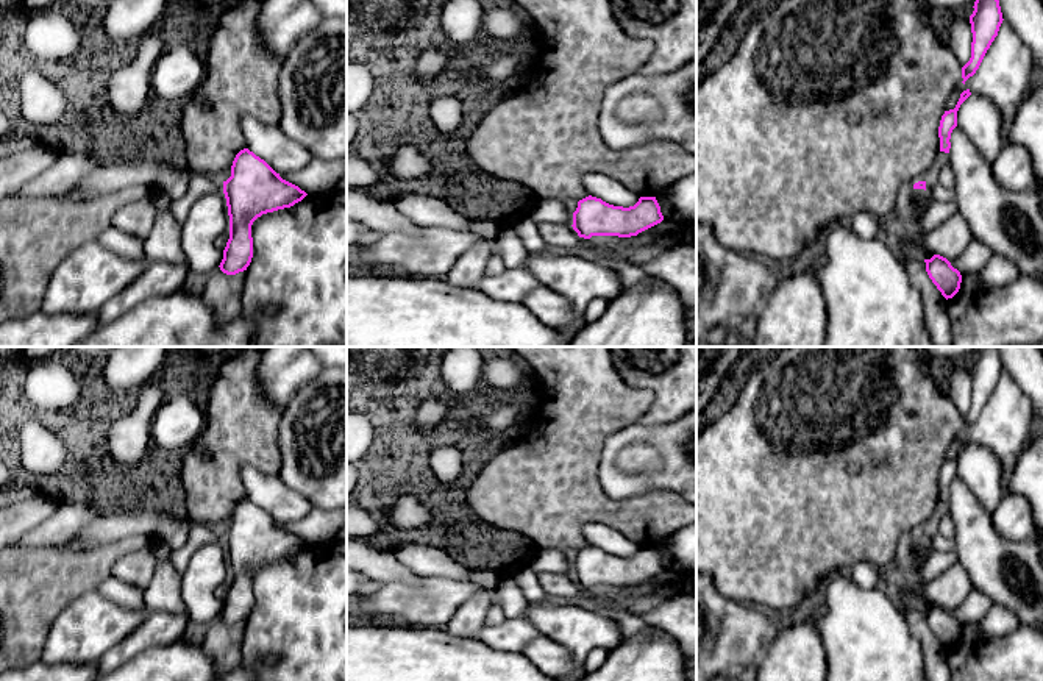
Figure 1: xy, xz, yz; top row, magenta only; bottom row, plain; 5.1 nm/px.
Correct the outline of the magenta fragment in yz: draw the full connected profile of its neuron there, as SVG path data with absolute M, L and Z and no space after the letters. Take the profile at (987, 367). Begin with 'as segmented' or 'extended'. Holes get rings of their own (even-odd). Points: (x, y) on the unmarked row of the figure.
as segmented; M977 347L973 358L974 361L970 365L973 383L971 408L962 417L963 434L979 419L1004 370L998 347Z

